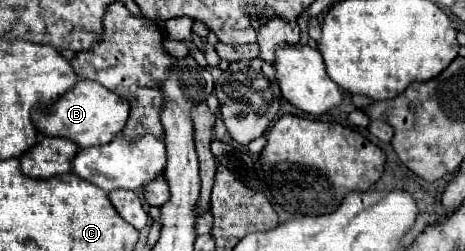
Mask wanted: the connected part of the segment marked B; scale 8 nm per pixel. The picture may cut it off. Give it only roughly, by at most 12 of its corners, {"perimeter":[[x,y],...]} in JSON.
{"perimeter":[[82,79],[48,111],[40,133],[86,149],[124,129],[130,103]]}

